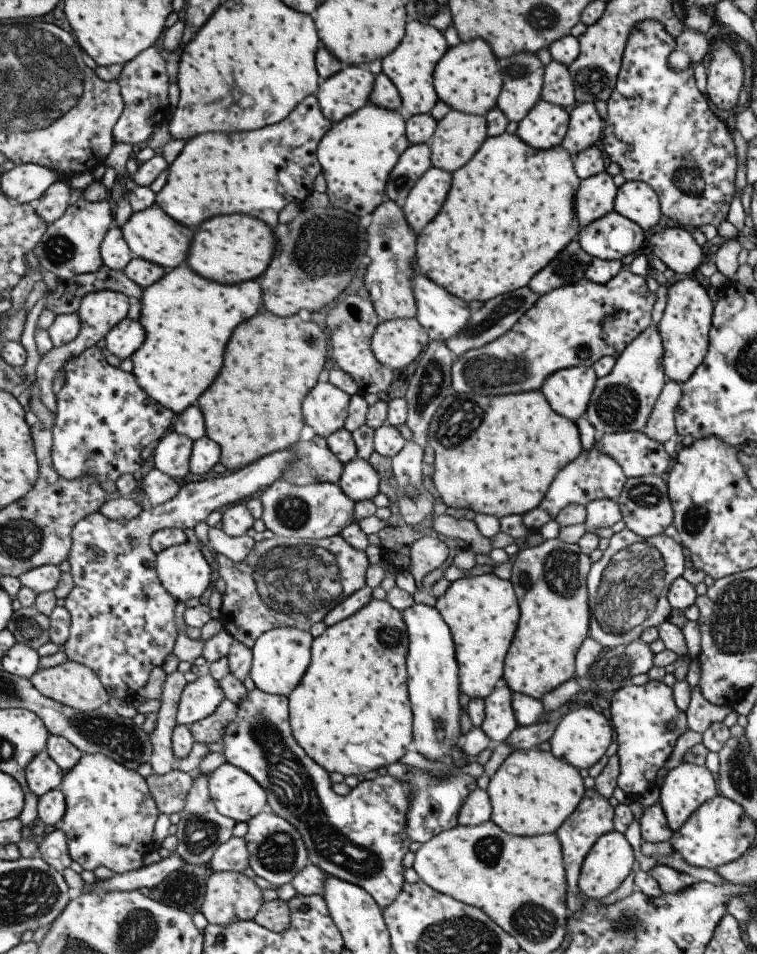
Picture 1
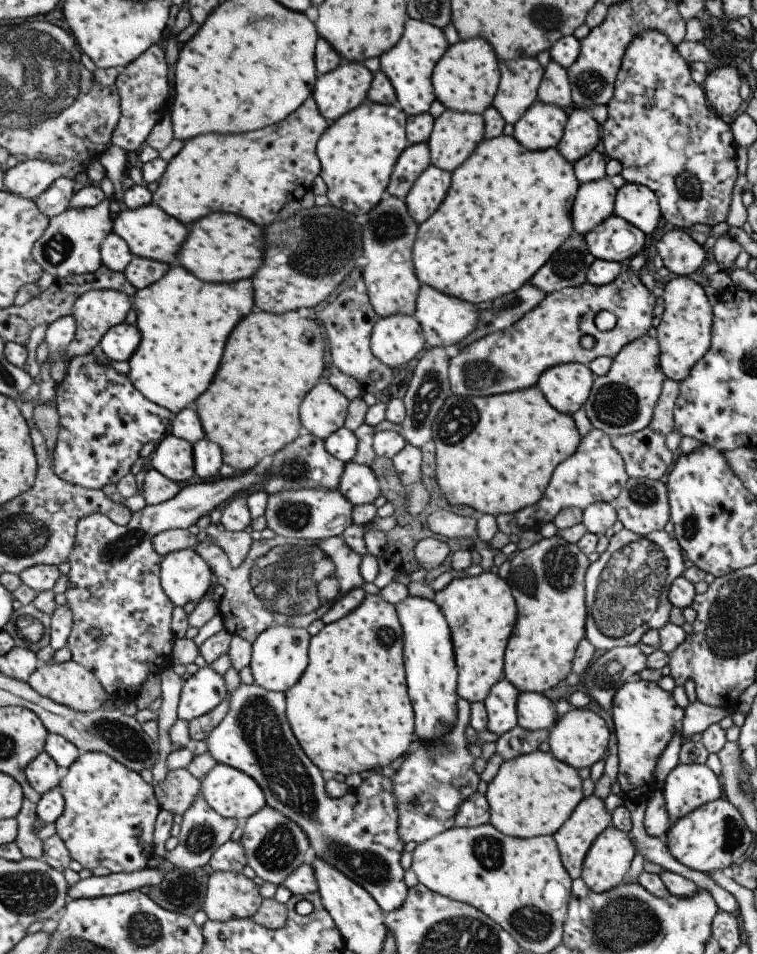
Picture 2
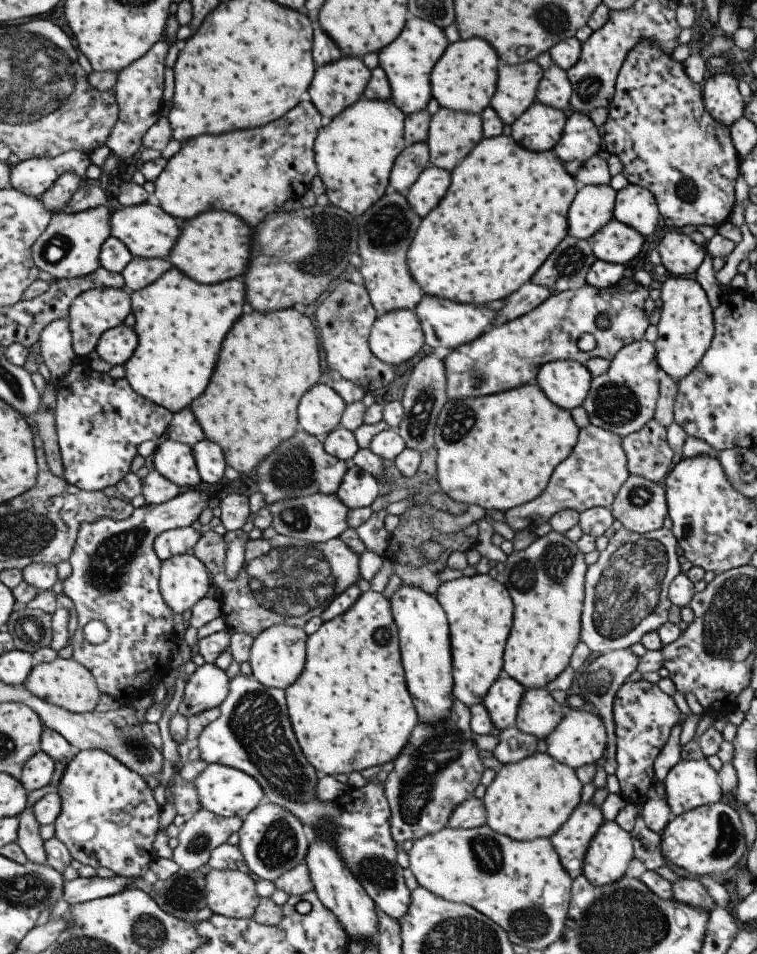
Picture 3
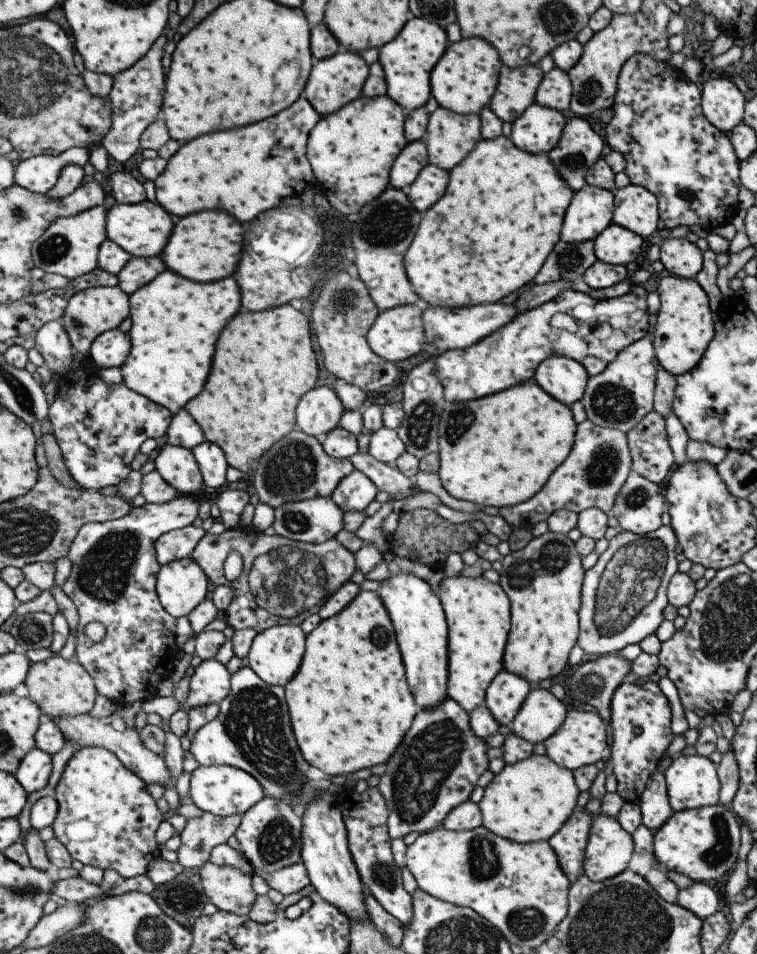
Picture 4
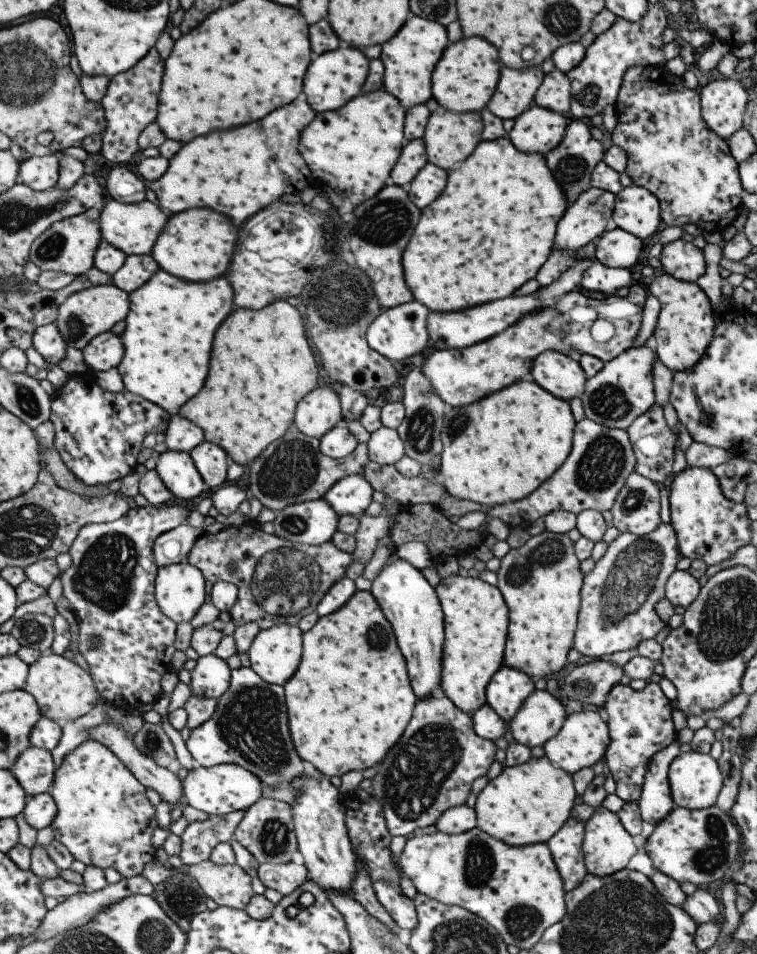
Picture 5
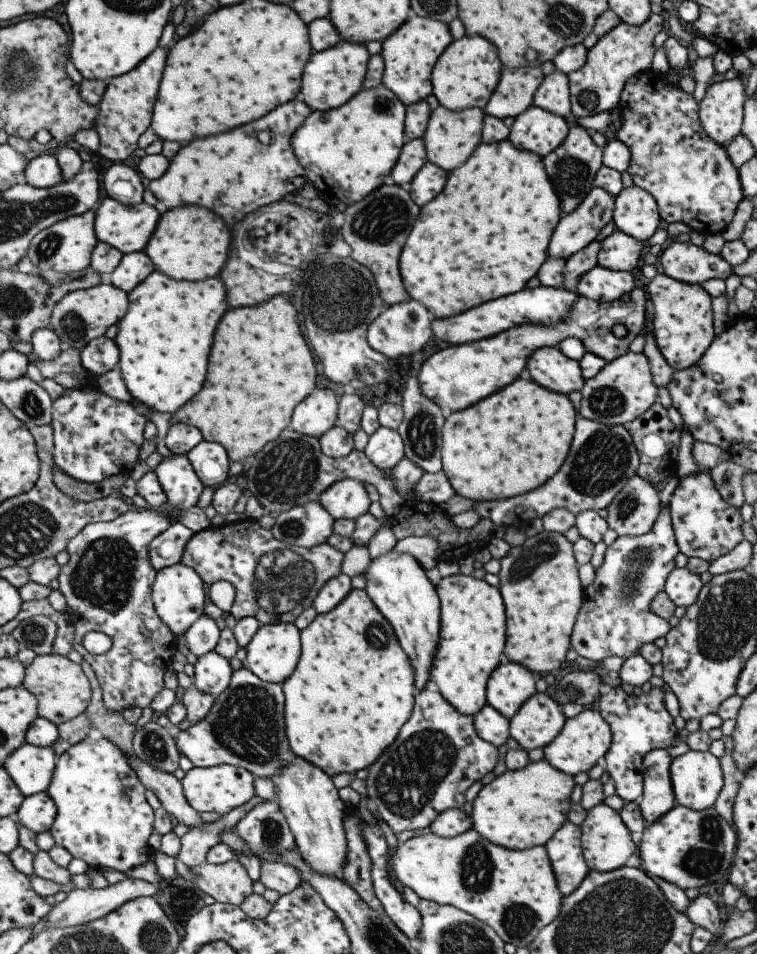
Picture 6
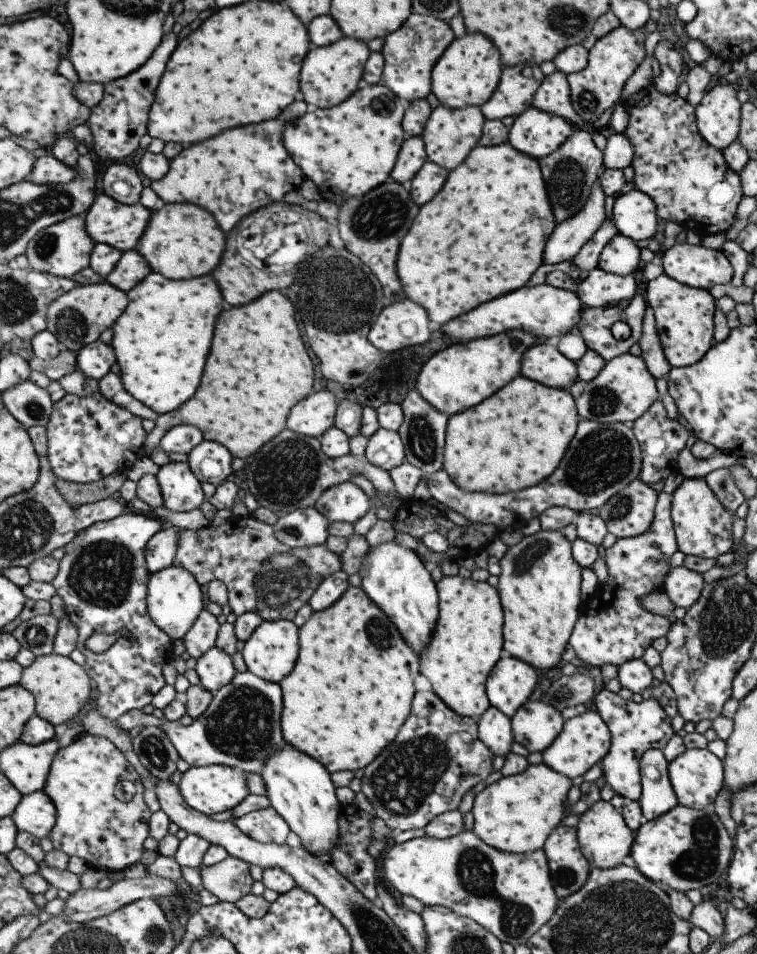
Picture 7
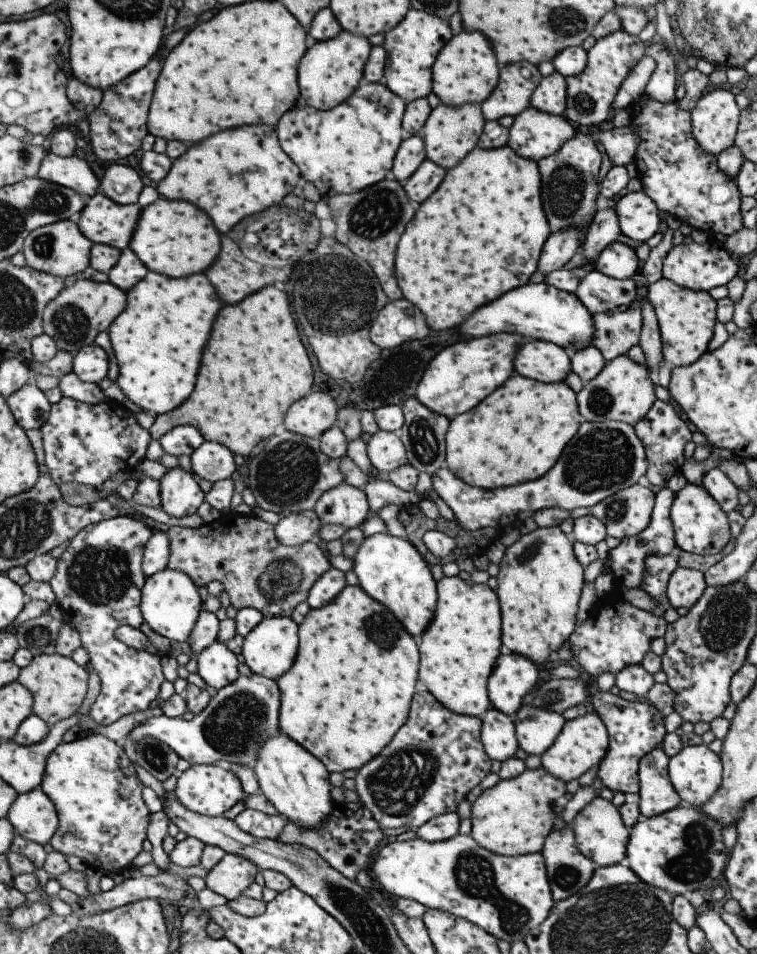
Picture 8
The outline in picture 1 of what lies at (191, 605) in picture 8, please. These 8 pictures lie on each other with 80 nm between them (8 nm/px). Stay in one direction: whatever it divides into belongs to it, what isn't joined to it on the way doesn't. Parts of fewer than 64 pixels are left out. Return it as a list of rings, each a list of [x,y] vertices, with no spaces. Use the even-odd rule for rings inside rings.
[[[189,541],[164,550],[156,560],[156,567],[164,587],[183,602],[203,596],[214,575],[201,548]]]

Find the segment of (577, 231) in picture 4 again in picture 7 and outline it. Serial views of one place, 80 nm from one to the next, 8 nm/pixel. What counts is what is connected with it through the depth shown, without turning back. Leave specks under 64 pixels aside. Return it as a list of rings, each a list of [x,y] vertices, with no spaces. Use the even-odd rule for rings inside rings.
[[[597,177],[581,210],[554,226],[543,249],[543,264],[570,261],[579,252],[601,223],[607,220],[603,200],[605,195]]]

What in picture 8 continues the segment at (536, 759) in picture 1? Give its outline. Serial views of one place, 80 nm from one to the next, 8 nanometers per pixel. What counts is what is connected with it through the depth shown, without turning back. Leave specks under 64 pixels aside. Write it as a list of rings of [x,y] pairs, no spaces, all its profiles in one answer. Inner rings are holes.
[[[543,767],[525,769],[515,778],[499,779],[499,781],[488,789],[483,789],[479,796],[470,806],[471,831],[469,836],[484,849],[496,855],[514,857],[527,853],[540,852],[545,837],[556,826],[555,820],[558,817],[559,805],[563,802],[565,783],[552,774],[549,774]]]

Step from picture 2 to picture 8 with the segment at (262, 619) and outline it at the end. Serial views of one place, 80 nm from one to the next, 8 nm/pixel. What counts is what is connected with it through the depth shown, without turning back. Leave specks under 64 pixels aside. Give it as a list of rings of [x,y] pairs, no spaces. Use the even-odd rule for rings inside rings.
[[[234,510],[200,527],[170,527],[172,558],[168,568],[185,571],[197,586],[210,582],[224,584],[235,608],[254,608],[264,617],[290,617],[299,602],[305,602],[309,589],[330,564],[321,544],[307,541],[296,547],[281,544],[274,535],[274,526],[253,514],[239,515]]]

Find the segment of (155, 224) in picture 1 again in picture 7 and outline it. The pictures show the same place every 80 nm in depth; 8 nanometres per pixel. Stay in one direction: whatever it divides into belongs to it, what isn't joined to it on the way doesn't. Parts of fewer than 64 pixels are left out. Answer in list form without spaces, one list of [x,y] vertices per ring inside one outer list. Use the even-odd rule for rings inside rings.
[[[104,193],[98,196],[96,203],[85,216],[89,234],[96,243],[114,246],[124,253],[136,250],[139,241],[149,228],[152,214],[153,209],[146,208],[143,204],[126,205]]]

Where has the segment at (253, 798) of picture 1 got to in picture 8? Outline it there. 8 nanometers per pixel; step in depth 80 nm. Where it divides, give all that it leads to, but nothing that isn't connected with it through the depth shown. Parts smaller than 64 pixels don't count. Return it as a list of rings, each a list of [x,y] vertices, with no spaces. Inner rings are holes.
[[[195,765],[179,773],[175,787],[176,796],[193,813],[221,817],[233,804],[242,800],[243,790],[235,773],[217,765]]]

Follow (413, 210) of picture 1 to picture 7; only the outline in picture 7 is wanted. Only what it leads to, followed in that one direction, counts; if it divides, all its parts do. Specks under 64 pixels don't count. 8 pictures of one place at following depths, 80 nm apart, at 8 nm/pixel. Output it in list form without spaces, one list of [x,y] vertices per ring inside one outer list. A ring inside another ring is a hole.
[[[426,160],[410,180],[411,186],[408,193],[411,200],[415,204],[423,204],[425,200],[433,198],[437,194],[437,190],[441,190],[447,173],[434,162]]]

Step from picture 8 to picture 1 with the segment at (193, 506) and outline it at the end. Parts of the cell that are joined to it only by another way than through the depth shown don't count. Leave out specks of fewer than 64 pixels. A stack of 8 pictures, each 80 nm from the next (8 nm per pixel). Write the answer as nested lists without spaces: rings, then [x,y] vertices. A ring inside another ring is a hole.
[[[169,431],[157,444],[153,452],[154,467],[173,478],[185,478],[192,472],[194,440]]]

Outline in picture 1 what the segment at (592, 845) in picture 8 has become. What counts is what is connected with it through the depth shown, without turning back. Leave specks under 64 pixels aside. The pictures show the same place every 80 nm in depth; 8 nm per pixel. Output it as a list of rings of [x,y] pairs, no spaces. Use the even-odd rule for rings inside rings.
[[[613,830],[601,835],[593,843],[581,863],[577,879],[578,891],[583,892],[591,900],[600,900],[617,889],[625,876],[635,867],[635,864],[631,845],[627,842],[624,834]]]

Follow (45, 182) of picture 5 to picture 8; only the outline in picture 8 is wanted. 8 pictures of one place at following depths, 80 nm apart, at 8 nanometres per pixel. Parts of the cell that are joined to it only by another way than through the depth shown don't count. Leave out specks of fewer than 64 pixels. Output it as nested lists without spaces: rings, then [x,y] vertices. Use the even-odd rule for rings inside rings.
[[[48,152],[41,163],[37,177],[81,192],[83,196],[94,197],[101,192],[100,180],[85,159],[77,156],[62,157]]]

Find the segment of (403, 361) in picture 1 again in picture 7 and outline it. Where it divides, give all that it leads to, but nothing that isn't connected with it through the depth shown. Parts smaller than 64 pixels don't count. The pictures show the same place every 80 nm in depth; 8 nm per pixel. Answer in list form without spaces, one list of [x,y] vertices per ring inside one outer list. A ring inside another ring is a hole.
[[[411,299],[389,303],[367,331],[367,340],[383,352],[419,346],[429,340],[432,324],[425,309]]]

